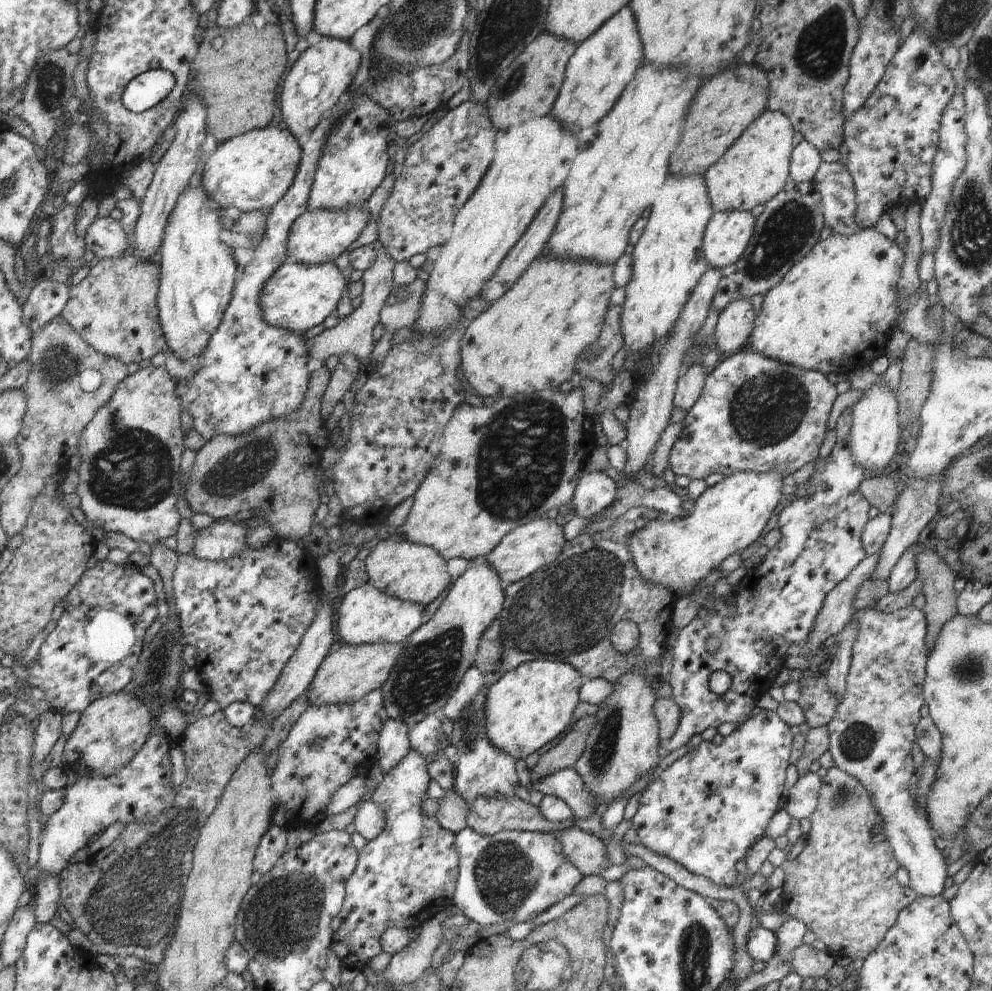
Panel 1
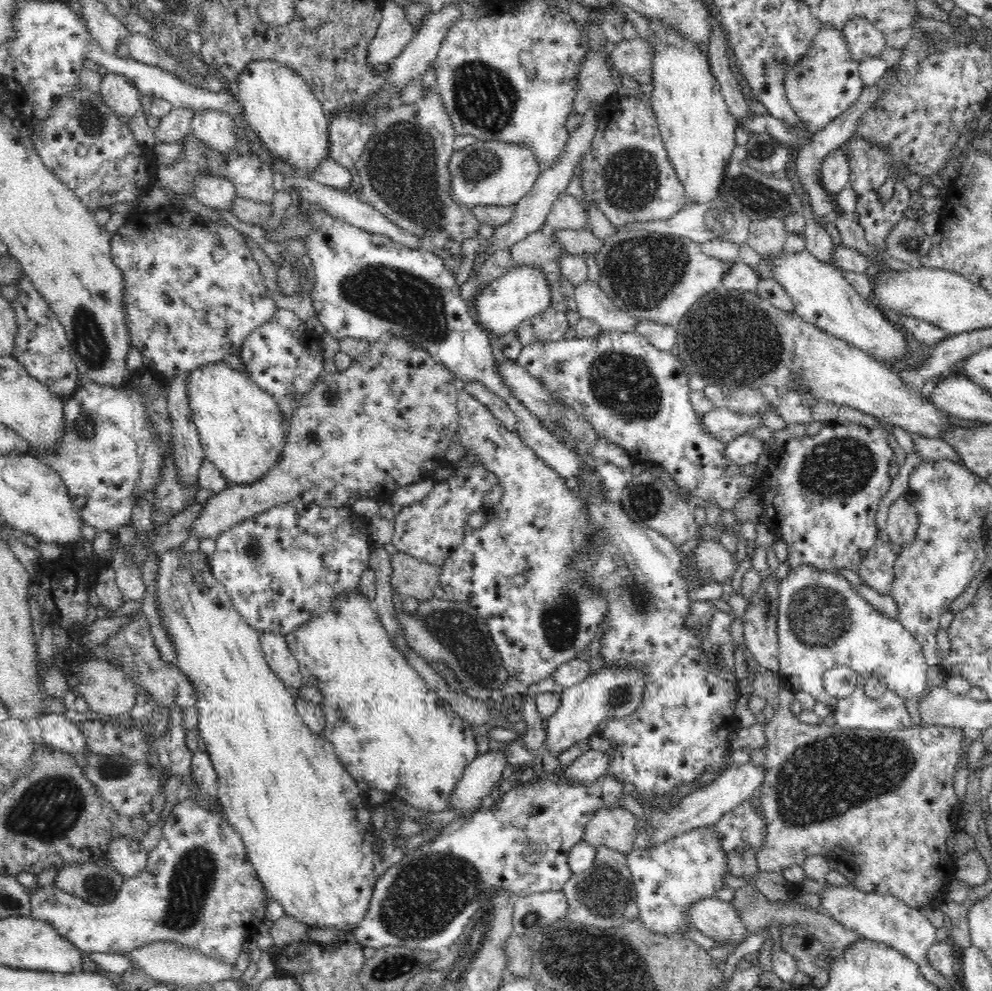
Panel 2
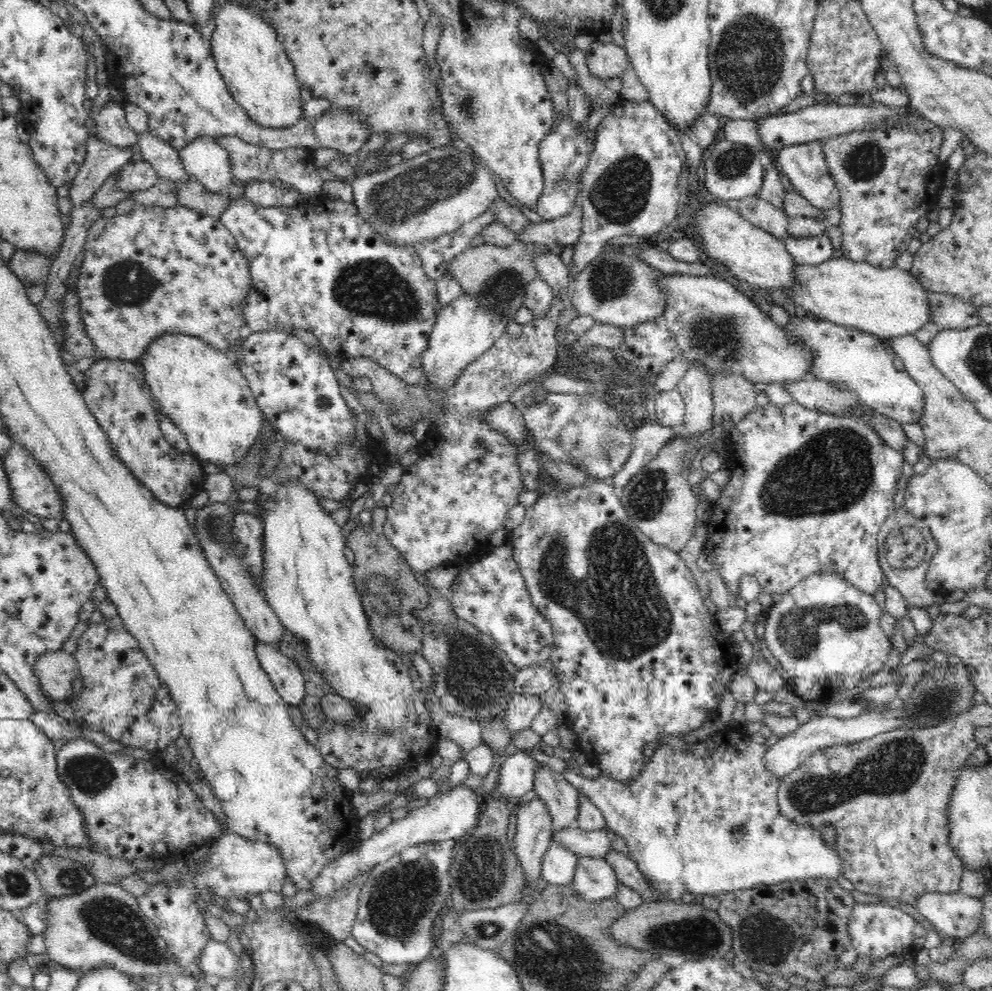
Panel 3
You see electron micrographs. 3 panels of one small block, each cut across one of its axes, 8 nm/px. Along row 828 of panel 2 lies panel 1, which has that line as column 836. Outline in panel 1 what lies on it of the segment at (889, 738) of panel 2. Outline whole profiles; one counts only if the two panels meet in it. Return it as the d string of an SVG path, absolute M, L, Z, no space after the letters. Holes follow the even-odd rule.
M836 766L829 768L826 776L821 778L818 800L816 810L808 818L811 822L812 829L807 833L805 848L796 858L791 861L786 860L782 866L782 870L784 870L786 875L786 880L784 879L784 908L782 909L788 917L802 921L808 929L812 930L815 934L815 938L820 938L820 940L824 942L828 952L835 959L848 956L848 958L852 958L853 961L858 960L858 958L865 960L871 952L874 952L874 950L879 947L886 931L894 926L894 923L897 921L898 913L904 910L911 902L914 902L914 899L918 897L919 894L912 887L905 887L898 883L895 875L899 868L898 861L895 859L893 850L890 848L889 842L885 839L883 834L872 834L872 826L879 821L878 813L873 807L870 795L867 794L864 786L862 786L856 778Z

